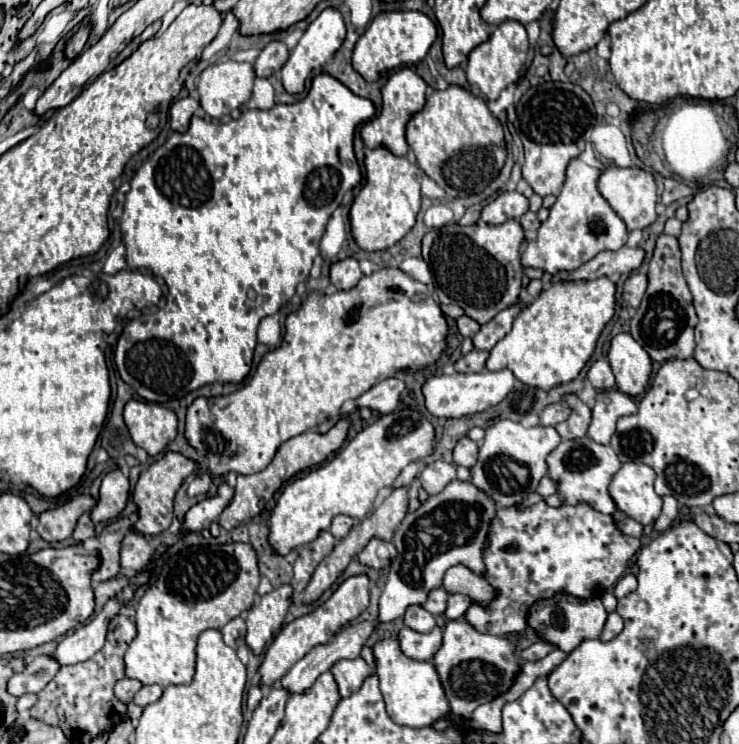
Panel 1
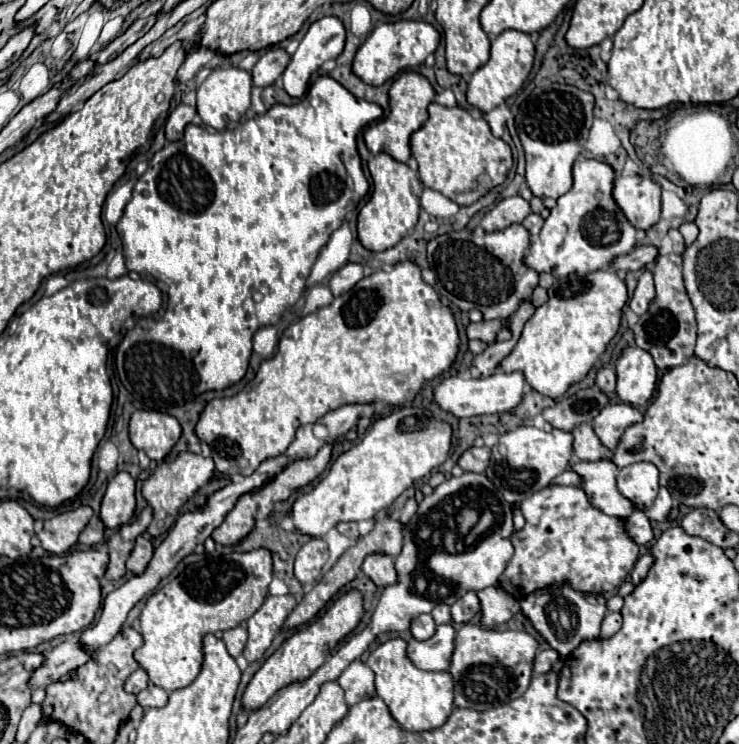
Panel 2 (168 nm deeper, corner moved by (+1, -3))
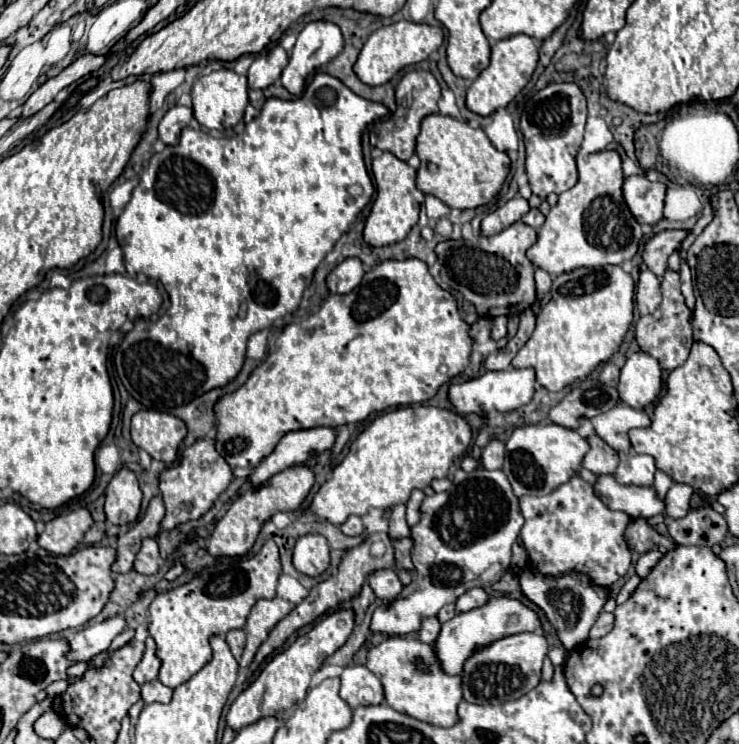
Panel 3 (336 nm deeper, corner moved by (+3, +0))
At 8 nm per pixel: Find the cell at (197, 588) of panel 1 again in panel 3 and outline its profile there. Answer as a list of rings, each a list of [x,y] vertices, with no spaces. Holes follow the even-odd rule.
[[[267,541],[253,557],[221,557],[211,567],[201,569],[189,583],[157,595],[149,605],[149,635],[155,639],[157,655],[163,661],[159,681],[171,689],[189,681],[211,661],[209,637],[243,629],[251,607],[259,599],[275,597],[279,575],[279,549],[273,541]]]

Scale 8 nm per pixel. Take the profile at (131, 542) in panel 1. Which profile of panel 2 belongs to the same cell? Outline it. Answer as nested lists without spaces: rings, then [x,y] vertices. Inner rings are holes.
[[[139,536],[135,540],[133,552],[127,558],[127,570],[133,574],[141,574],[147,568],[151,556],[153,556],[153,544],[145,536]]]

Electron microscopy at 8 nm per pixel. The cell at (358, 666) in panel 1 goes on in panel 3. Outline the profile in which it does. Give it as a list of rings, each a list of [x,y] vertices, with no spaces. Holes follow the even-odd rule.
[[[347,665],[343,669],[341,697],[351,709],[361,705],[381,705],[385,701],[381,681],[363,665]]]

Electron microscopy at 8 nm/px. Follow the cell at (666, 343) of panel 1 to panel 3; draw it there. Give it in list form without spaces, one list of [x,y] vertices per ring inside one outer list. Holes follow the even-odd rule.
[[[667,271],[663,281],[661,281],[661,291],[663,291],[663,301],[659,305],[659,309],[651,315],[645,315],[637,321],[635,325],[635,339],[641,347],[643,353],[655,357],[661,365],[661,369],[673,371],[675,367],[683,365],[689,349],[693,345],[693,333],[691,333],[691,321],[689,321],[689,309],[685,305],[685,299],[681,295],[681,283],[679,283],[679,273]]]

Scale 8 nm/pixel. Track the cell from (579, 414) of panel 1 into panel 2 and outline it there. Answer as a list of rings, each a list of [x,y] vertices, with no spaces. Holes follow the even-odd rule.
[[[583,422],[577,428],[571,430],[573,434],[573,454],[579,460],[601,460],[601,458],[611,458],[611,450],[603,448],[601,440],[595,436],[591,424]]]

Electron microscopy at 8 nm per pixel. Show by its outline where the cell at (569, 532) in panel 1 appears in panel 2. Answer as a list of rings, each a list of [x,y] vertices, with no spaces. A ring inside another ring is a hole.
[[[549,486],[523,500],[521,512],[525,526],[511,534],[515,554],[499,578],[499,586],[517,600],[563,582],[585,594],[613,592],[631,574],[639,558],[639,548],[627,536],[623,520],[593,508],[581,488]]]

